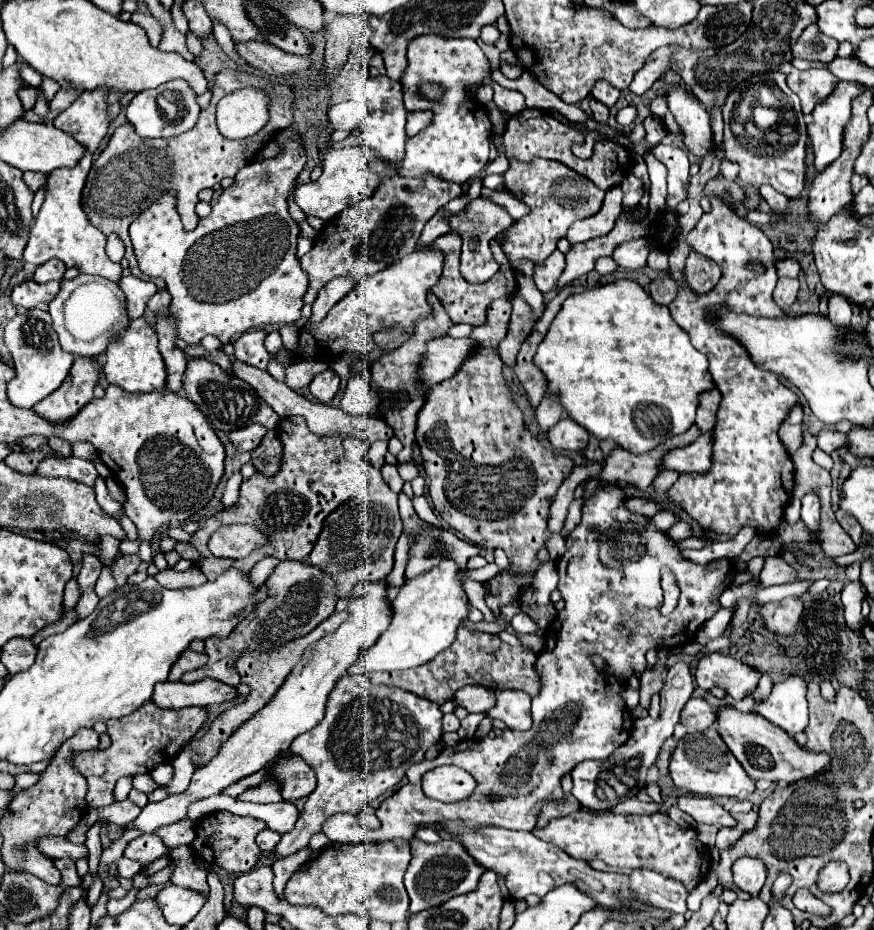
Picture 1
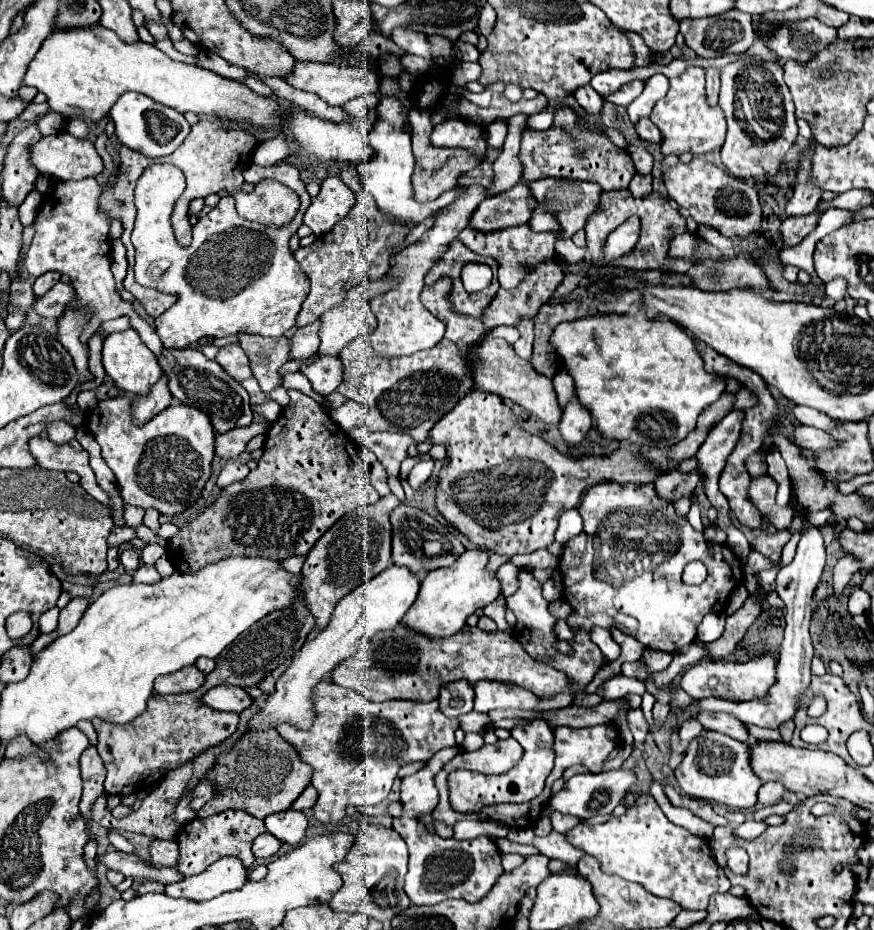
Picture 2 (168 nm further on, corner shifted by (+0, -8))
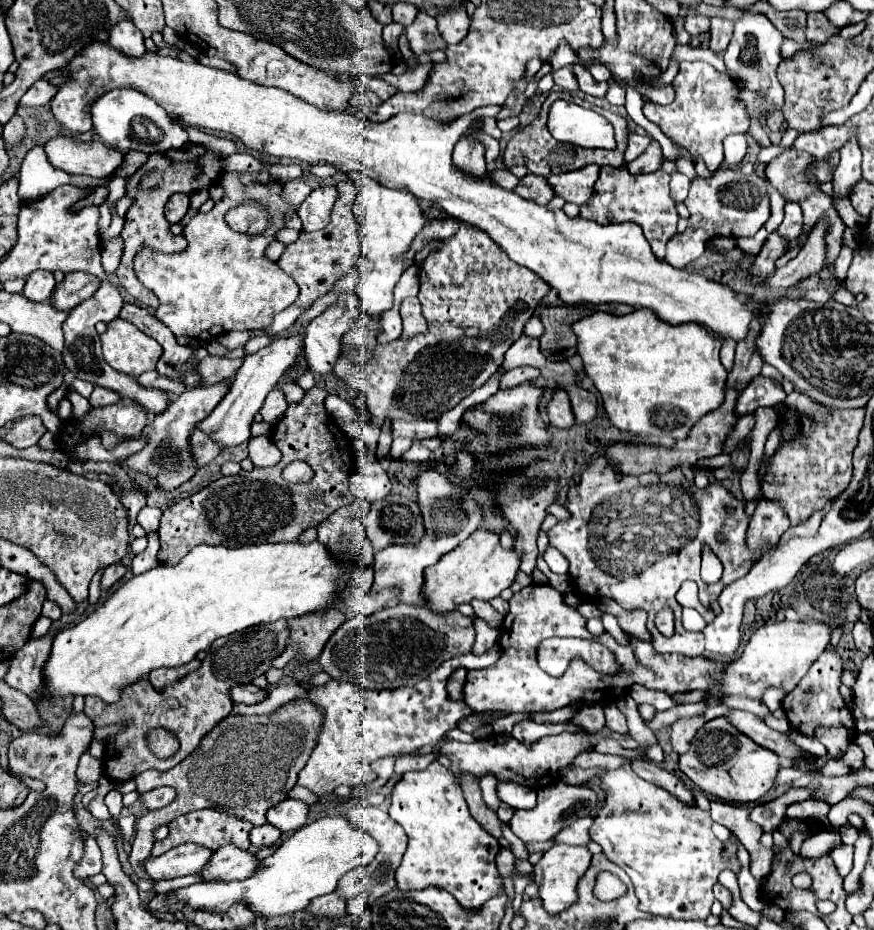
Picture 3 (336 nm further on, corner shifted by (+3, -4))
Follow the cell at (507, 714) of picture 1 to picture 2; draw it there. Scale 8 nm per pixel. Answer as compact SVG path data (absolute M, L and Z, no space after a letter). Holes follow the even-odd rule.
M530 718L526 724L518 722L510 730L510 734L524 748L522 760L510 772L502 774L500 778L484 776L484 774L470 772L470 770L450 772L450 776L448 776L450 778L450 792L452 792L450 802L452 802L452 808L456 812L468 814L468 812L480 812L484 806L494 806L494 804L522 804L522 802L536 798L544 790L544 782L554 766L552 728L546 724L544 718Z

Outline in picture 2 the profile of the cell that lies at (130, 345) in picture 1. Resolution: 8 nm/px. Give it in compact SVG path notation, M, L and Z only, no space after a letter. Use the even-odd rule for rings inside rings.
M134 328L124 330L124 332L116 332L110 334L104 340L104 348L102 348L102 364L106 374L112 378L114 386L118 390L130 392L130 394L140 394L144 396L146 392L150 392L150 388L160 380L162 376L162 368L158 364L158 358L152 354L152 350L140 340L138 332Z

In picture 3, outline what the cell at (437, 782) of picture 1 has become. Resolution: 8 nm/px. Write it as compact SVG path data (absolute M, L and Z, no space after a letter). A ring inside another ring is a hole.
M437 760L431 762L421 772L405 772L403 778L395 784L393 796L391 796L391 808L389 816L401 824L409 836L407 852L403 854L401 866L395 872L397 888L399 890L421 890L427 886L439 886L455 896L455 900L463 908L481 908L491 896L501 894L503 880L495 868L495 856L499 852L499 842L485 832L469 814L463 792L459 784L455 782L455 776L447 772L445 766L441 766Z

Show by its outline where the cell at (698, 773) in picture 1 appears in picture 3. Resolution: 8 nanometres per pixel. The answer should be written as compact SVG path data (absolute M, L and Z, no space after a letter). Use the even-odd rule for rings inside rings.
M715 718L703 724L691 748L679 756L681 772L711 798L729 804L747 804L761 800L773 786L779 772L779 758L775 752L755 744L749 736L743 736L727 718Z

